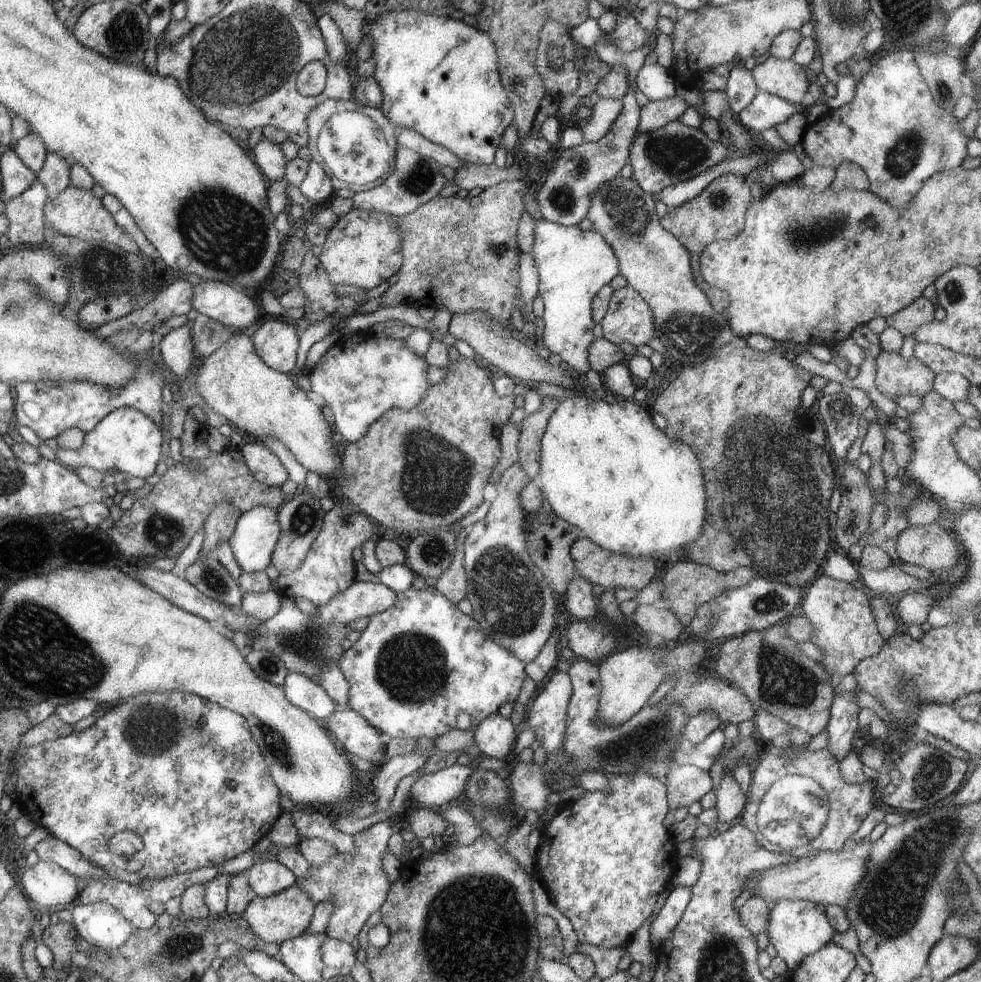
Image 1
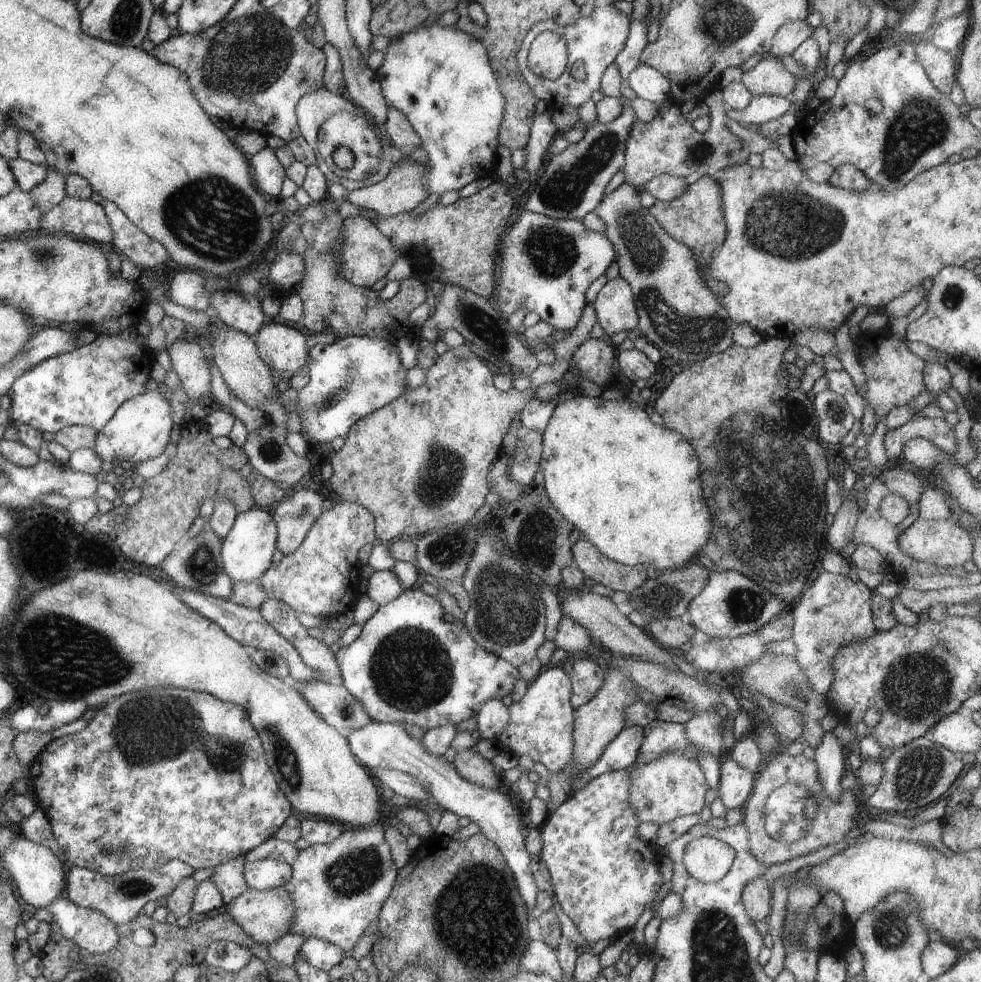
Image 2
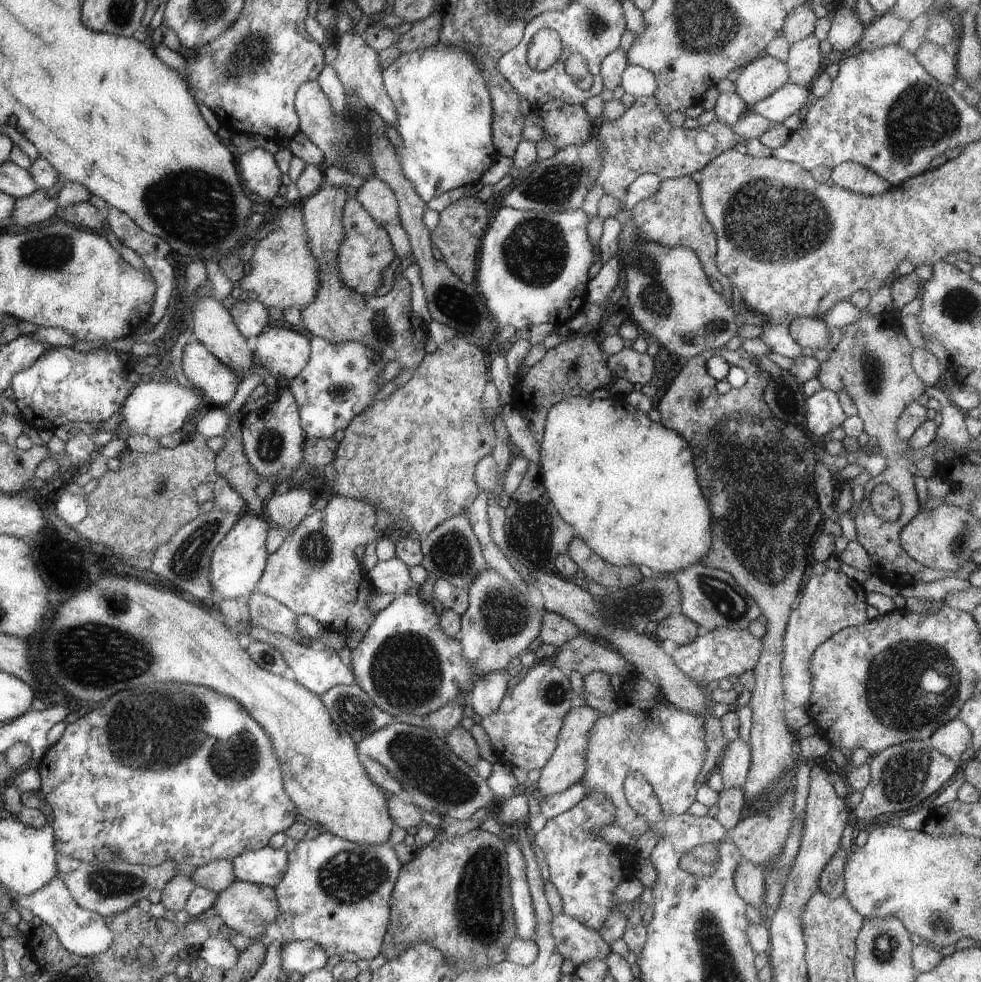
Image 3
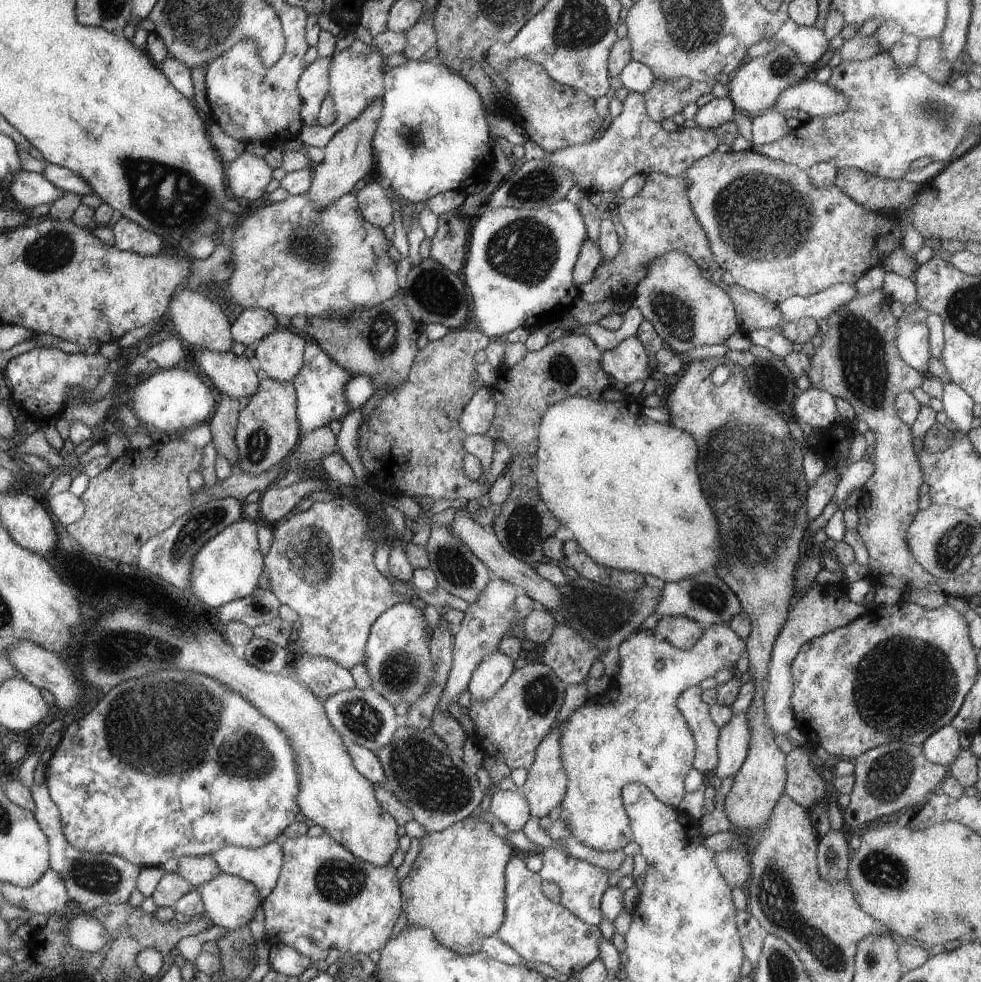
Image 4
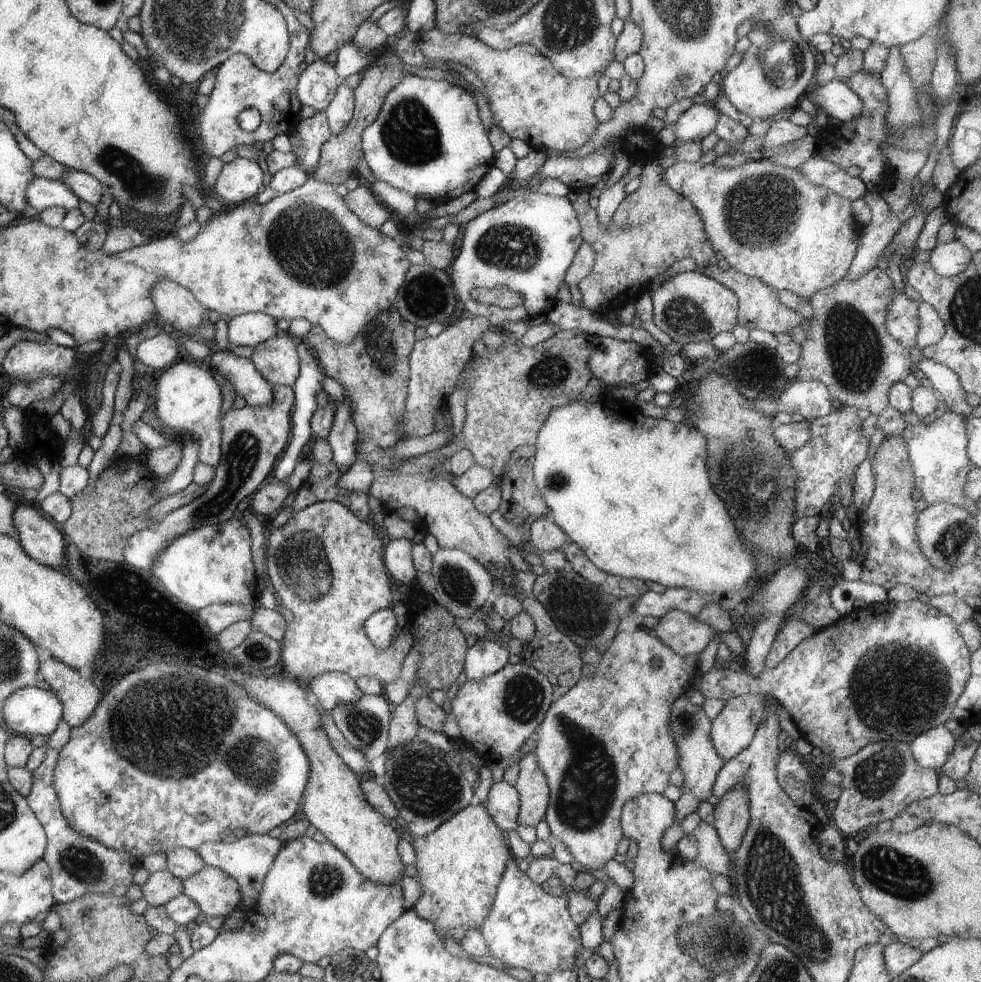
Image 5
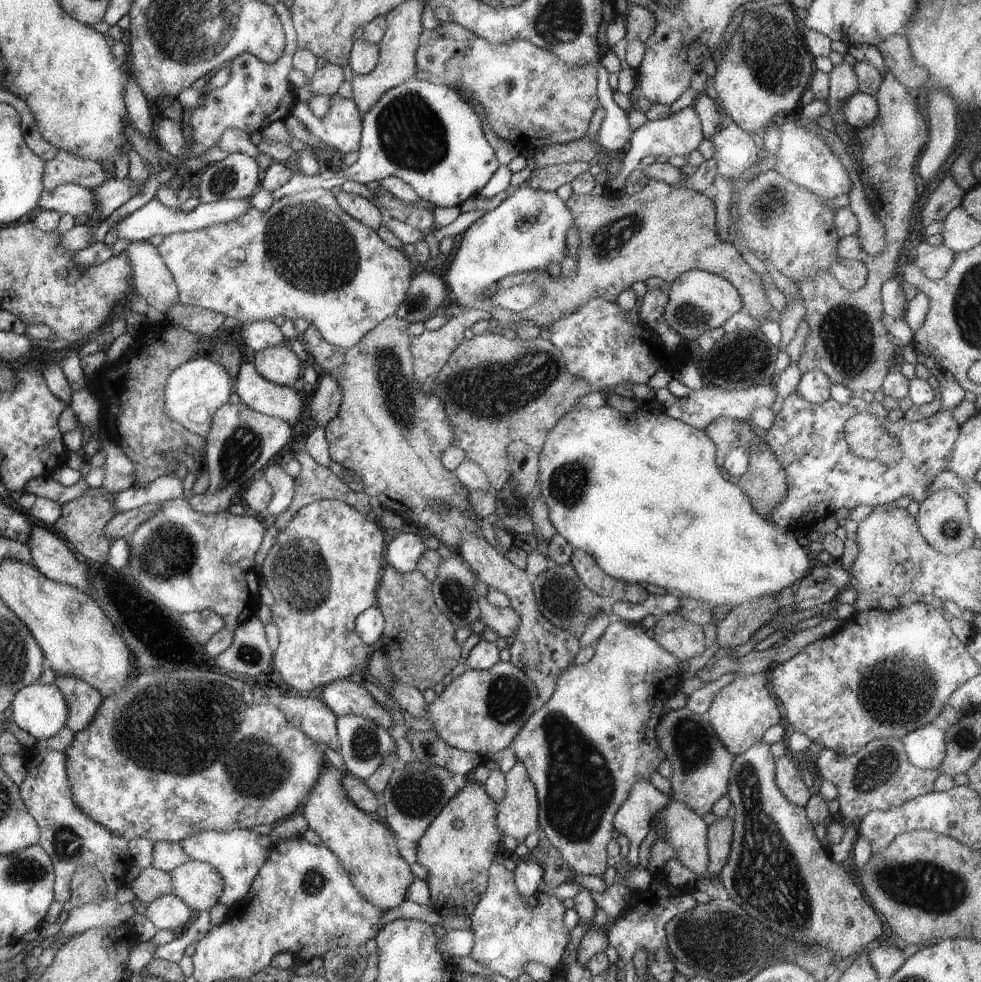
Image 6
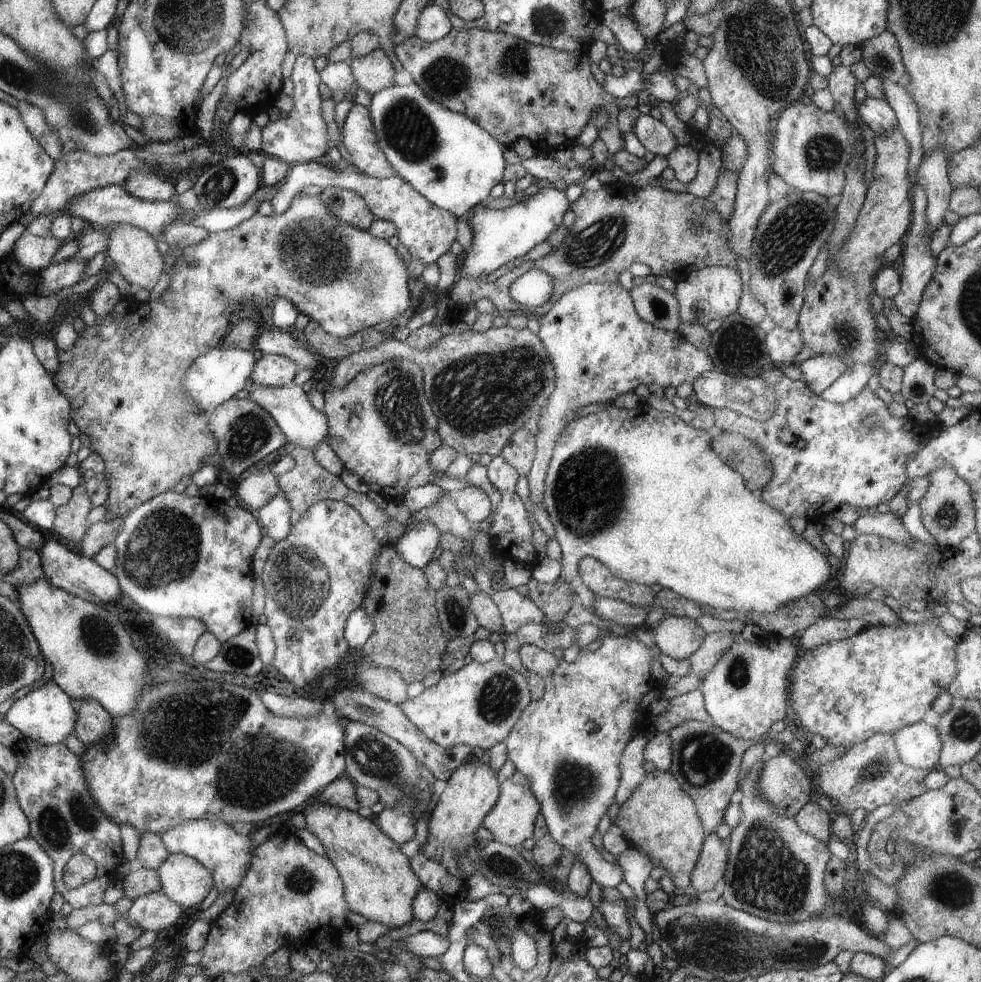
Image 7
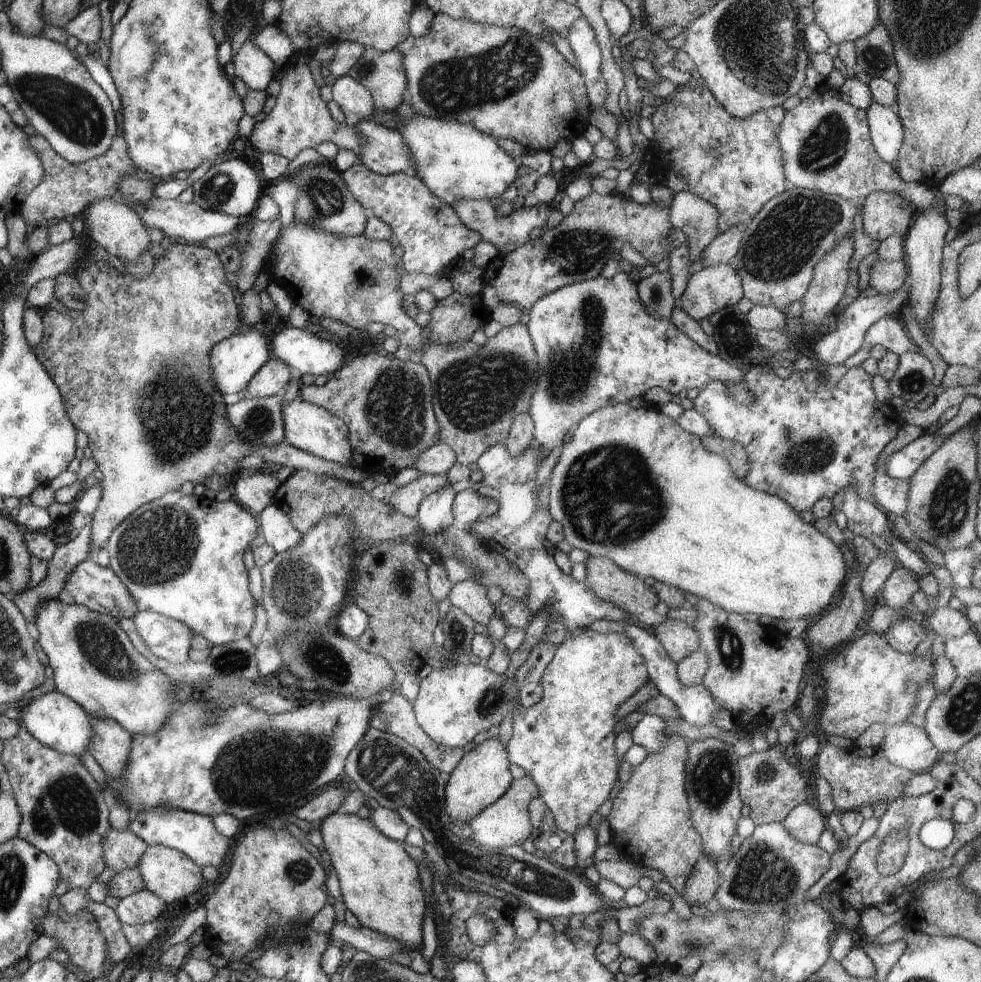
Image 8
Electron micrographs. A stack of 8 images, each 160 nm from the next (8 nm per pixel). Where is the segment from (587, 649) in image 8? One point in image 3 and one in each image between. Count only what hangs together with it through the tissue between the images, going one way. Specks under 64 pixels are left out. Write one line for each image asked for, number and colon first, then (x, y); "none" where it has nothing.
3: (646, 734)
4: (633, 733)
5: (607, 740)
6: (584, 749)
7: (568, 744)

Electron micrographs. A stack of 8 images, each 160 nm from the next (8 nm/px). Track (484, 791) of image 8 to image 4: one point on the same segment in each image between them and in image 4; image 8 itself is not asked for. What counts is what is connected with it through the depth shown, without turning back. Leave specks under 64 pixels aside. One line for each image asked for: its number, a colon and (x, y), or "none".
4: (456, 888)
5: (460, 865)
6: (459, 846)
7: (472, 791)

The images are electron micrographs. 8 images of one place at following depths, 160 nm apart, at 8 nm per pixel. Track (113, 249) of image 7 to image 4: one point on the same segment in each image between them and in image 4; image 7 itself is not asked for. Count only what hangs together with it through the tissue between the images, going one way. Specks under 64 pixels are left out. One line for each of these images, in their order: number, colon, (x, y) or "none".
4: (202, 321)
5: (175, 305)
6: (153, 281)

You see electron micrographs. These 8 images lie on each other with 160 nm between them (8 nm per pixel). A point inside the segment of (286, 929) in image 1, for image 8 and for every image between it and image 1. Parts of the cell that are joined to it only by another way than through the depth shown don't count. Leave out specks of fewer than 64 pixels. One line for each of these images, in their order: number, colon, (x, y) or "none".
2: (266, 916)
3: (249, 908)
4: (231, 901)
5: (218, 894)
6: (199, 884)
7: (187, 882)
8: (173, 876)

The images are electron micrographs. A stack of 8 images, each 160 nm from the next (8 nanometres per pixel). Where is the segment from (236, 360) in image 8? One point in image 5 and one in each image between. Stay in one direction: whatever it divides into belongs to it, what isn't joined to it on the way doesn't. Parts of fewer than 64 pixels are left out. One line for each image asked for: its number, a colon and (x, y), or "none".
5: (187, 399)
6: (196, 389)
7: (218, 375)

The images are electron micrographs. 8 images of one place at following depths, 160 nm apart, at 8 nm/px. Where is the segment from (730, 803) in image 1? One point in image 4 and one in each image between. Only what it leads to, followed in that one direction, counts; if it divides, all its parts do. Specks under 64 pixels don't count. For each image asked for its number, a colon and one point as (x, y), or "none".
2: (736, 783)
3: (734, 767)
4: (733, 741)

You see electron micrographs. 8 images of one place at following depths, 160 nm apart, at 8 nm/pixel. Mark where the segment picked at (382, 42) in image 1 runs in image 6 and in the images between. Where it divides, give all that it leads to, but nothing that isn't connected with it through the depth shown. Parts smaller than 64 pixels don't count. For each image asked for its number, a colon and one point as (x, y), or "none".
2: (440, 78)
3: (444, 112)
4: (433, 137)
5: (429, 141)
6: (427, 133)

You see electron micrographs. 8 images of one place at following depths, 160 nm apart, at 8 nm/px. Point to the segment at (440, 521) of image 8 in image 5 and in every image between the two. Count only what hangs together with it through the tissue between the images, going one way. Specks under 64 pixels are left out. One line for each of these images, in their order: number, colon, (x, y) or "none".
5: (398, 557)
6: (403, 553)
7: (419, 545)

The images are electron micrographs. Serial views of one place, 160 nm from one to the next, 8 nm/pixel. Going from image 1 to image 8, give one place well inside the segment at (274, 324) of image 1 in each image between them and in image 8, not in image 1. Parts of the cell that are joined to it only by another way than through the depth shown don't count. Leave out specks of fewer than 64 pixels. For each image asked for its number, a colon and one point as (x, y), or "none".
2: (284, 348)
3: (282, 353)
4: (281, 354)
5: (276, 359)
6: (282, 366)
7: (272, 370)
8: (273, 378)

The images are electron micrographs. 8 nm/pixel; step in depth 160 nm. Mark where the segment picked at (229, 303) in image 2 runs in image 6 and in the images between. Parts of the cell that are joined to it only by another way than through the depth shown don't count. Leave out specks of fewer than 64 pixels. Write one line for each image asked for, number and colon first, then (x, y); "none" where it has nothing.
3: (251, 317)
4: (252, 325)
5: (250, 329)
6: (258, 335)

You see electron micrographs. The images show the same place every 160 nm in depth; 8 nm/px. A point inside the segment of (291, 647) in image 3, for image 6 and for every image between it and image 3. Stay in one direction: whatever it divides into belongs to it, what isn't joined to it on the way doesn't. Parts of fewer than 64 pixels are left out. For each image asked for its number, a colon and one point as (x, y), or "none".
4: (325, 677)
5: (332, 689)
6: (343, 696)

